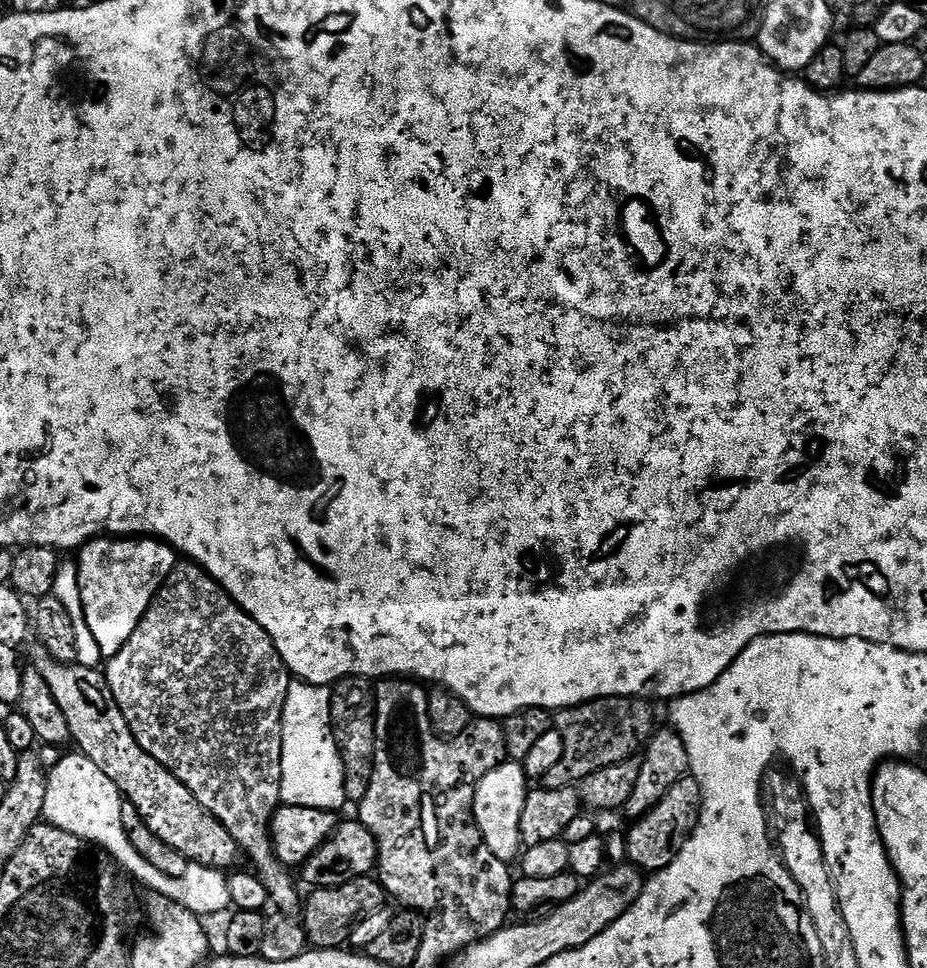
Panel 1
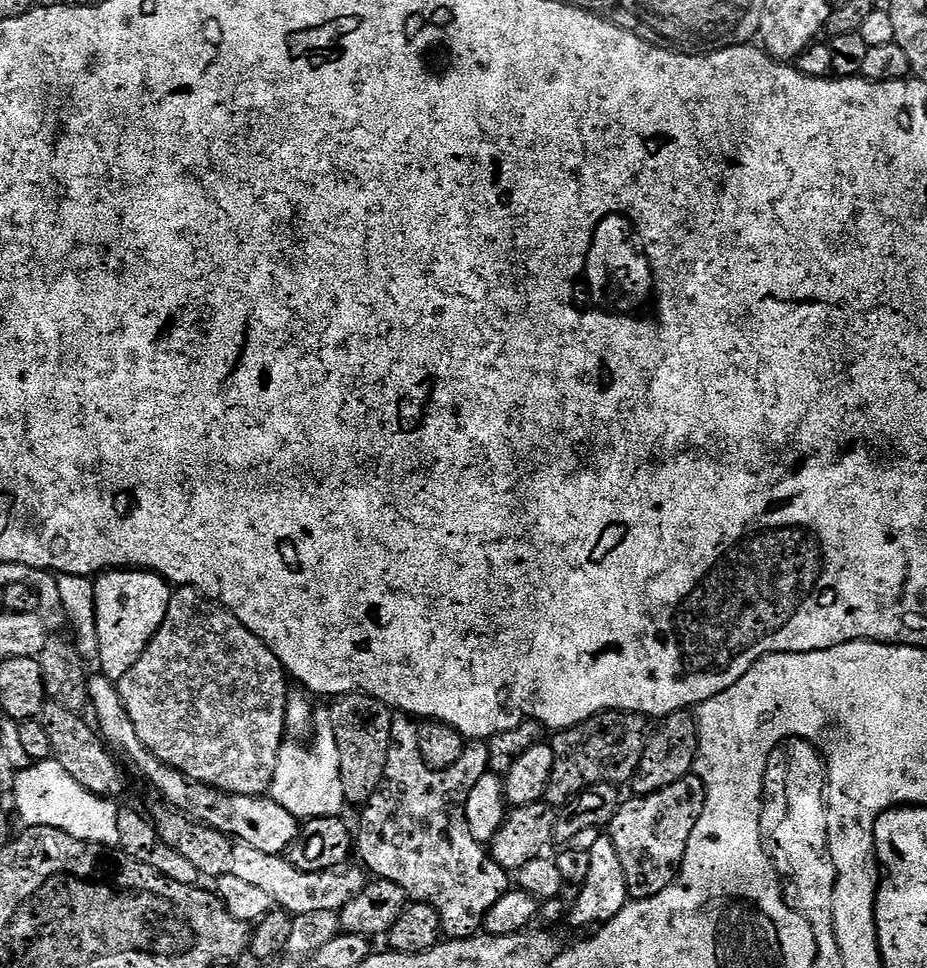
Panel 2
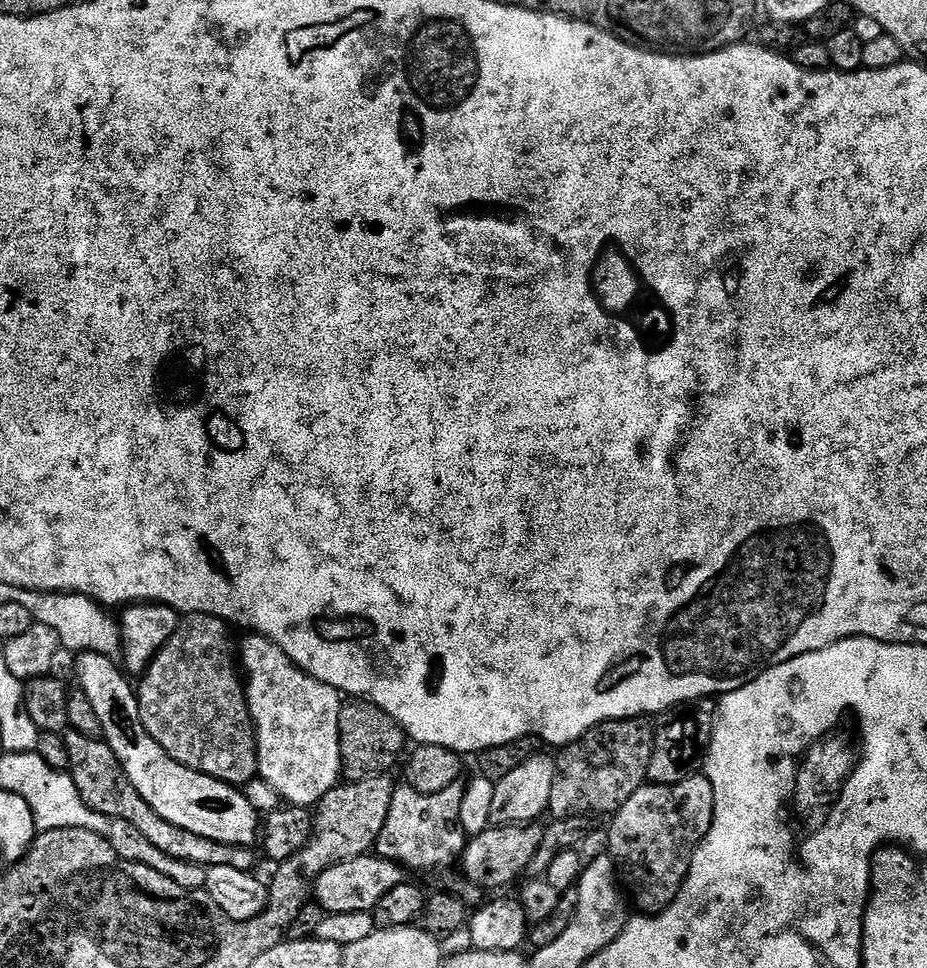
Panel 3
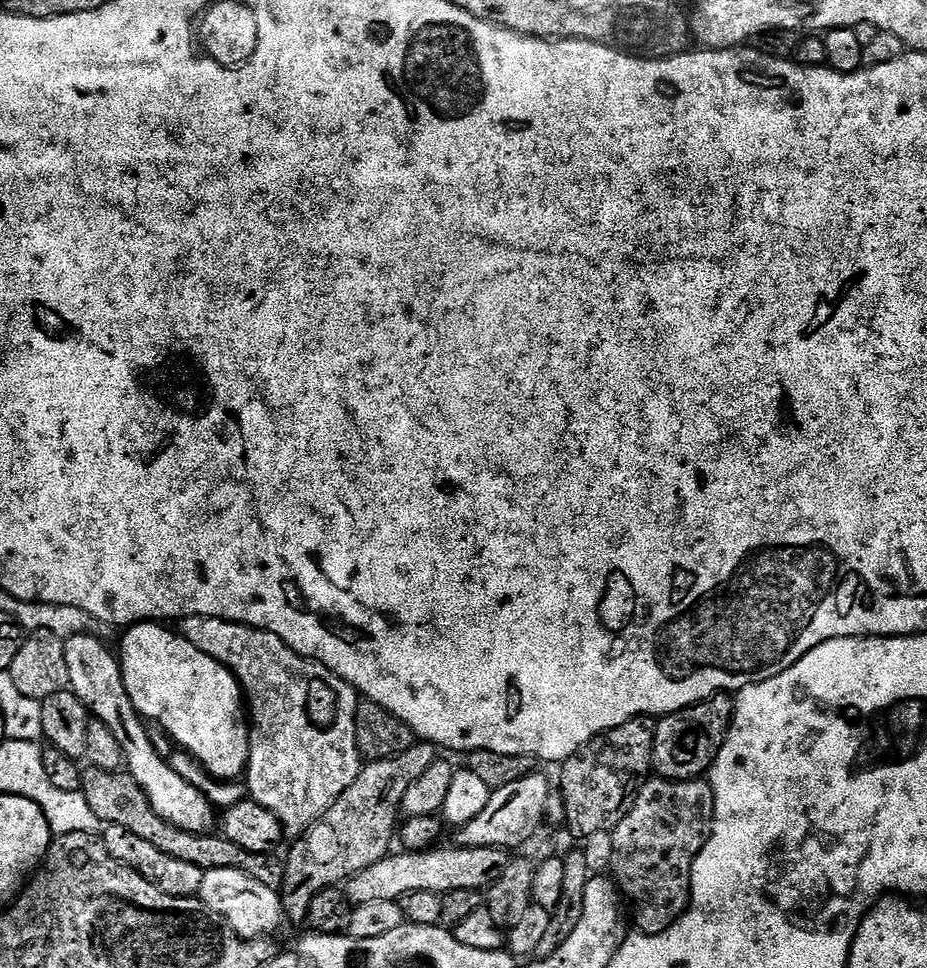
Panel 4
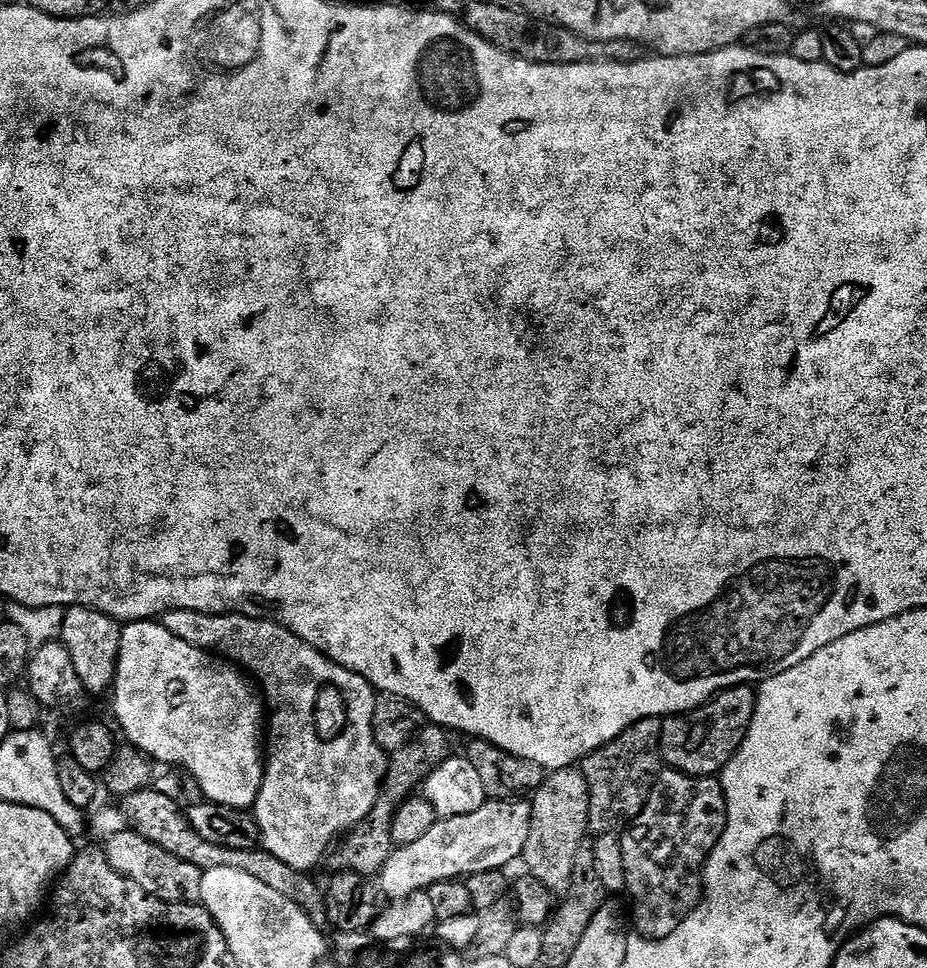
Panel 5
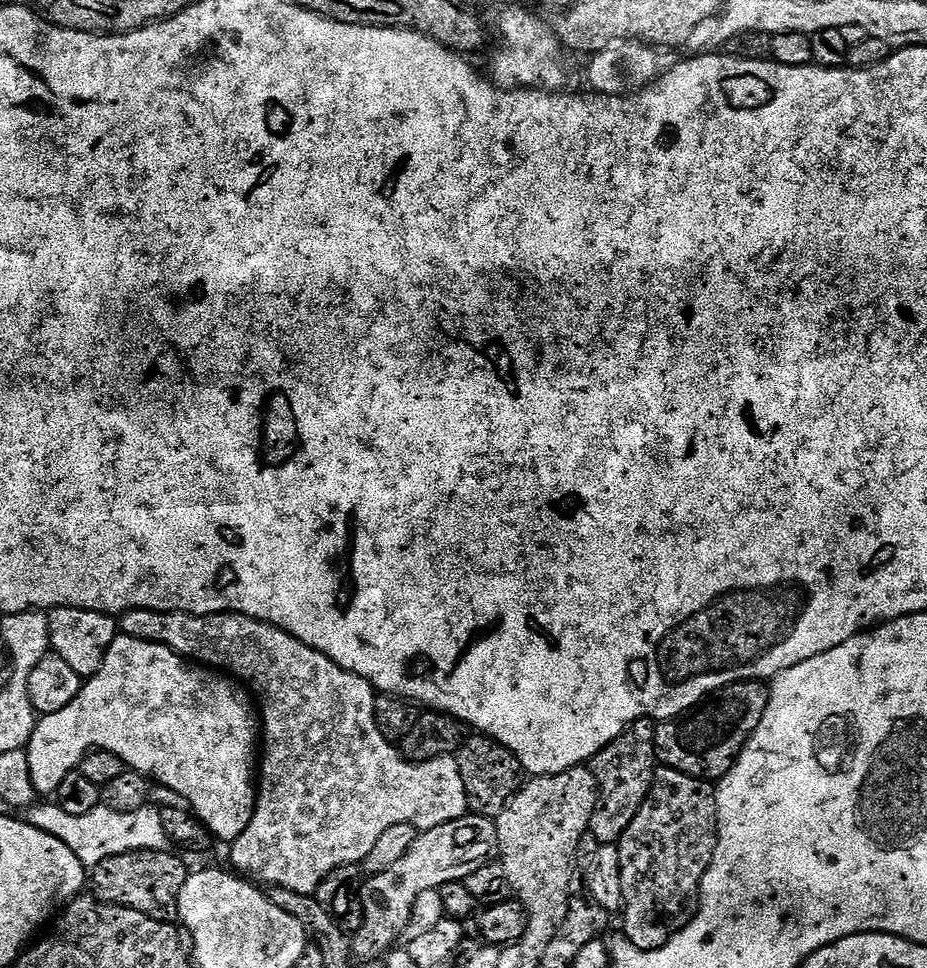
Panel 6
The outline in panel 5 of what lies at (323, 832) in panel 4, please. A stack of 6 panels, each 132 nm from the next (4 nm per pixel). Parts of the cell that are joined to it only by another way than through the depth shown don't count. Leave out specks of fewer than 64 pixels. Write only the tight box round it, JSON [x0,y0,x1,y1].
[330,723,461,877]

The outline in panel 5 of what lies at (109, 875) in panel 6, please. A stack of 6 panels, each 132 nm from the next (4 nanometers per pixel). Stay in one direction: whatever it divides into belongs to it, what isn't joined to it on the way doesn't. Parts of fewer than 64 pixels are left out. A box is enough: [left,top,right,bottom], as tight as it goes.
[102,830,204,904]

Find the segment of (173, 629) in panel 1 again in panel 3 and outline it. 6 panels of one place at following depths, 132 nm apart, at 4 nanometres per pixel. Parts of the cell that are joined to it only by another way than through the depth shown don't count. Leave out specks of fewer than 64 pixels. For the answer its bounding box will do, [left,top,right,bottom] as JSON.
[138,612,260,786]

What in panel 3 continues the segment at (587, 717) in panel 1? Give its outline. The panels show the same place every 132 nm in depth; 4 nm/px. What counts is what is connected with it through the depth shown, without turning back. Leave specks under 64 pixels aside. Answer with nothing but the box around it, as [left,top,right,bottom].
[548,718,654,820]

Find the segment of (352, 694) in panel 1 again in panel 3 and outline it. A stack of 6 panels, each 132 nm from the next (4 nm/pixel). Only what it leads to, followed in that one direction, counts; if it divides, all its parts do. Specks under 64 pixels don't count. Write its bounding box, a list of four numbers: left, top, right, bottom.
[340,698,406,781]

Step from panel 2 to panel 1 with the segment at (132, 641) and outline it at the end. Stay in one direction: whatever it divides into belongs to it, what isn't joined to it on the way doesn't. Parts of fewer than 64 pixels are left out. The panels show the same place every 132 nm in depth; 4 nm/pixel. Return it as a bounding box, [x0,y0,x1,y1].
[78,538,178,658]

